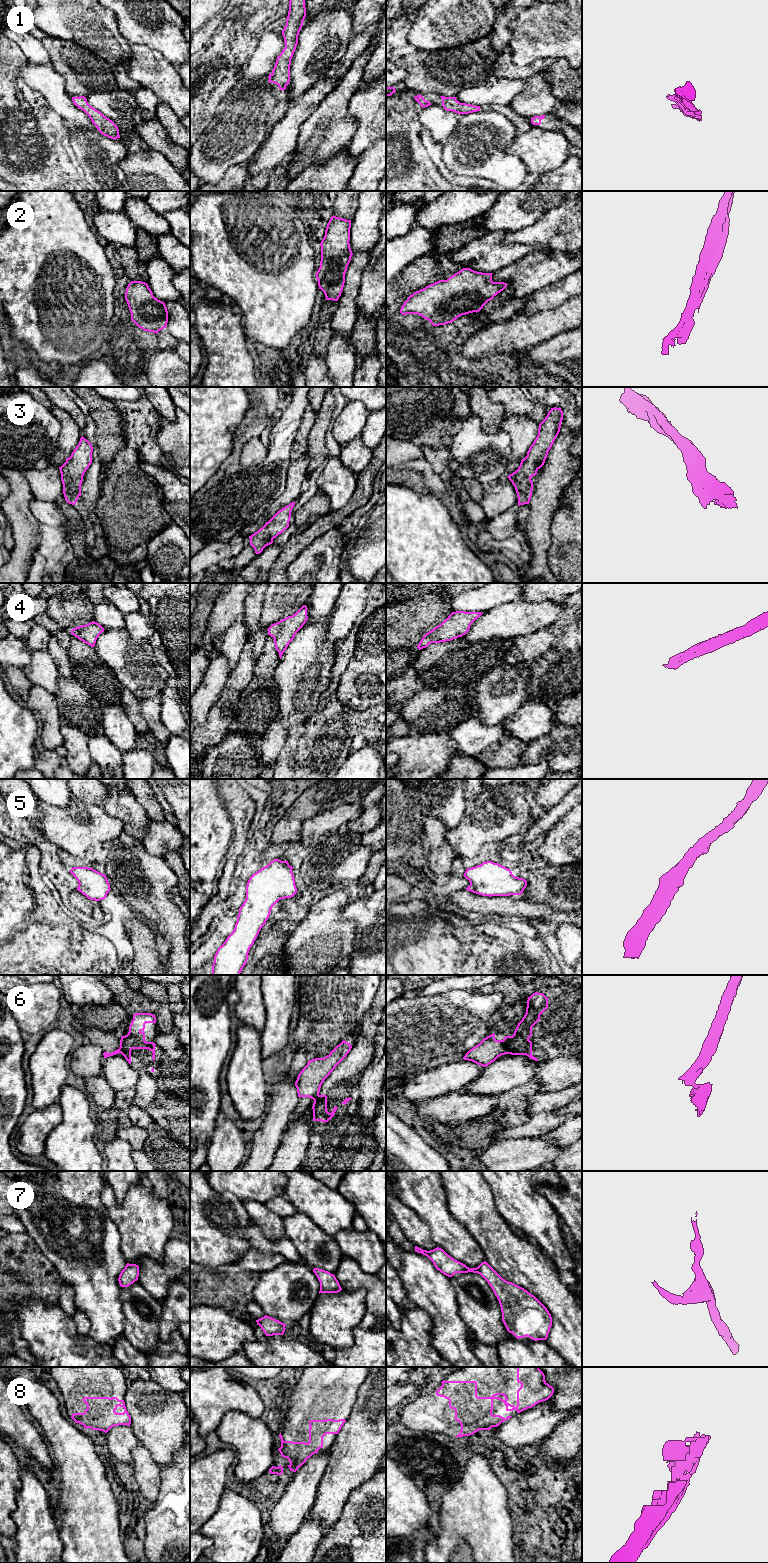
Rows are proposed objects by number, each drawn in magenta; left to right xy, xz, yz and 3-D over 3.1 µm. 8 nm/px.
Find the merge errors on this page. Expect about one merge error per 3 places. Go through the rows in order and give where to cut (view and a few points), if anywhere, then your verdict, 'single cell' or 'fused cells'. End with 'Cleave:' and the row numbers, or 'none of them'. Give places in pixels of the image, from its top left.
1: no cut | single cell
2: no cut | single cell
3: no cut | single cell
4: no cut | single cell
5: no cut | single cell
6: yz (504, 1038), (507, 1053) | fused cells
7: no cut | single cell
8: no cut | single cell
Cleave: 6

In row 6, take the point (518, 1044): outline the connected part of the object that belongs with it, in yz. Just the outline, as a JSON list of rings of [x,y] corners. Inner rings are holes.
[[[535,992],[527,999],[526,1013],[518,1023],[514,1034],[512,1036],[505,1036],[507,1054],[526,1055],[530,1059],[538,1061],[538,1059],[532,1055],[532,1042],[529,1038],[532,1036],[532,1027],[540,1020],[540,1015],[548,1008],[548,998],[543,993]]]

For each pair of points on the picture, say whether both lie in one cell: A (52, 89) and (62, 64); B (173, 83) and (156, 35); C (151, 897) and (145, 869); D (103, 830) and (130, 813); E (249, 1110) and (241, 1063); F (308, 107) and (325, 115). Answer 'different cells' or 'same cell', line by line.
A: different cells
B: different cells
C: same cell
D: different cells
E: same cell
F: different cells

